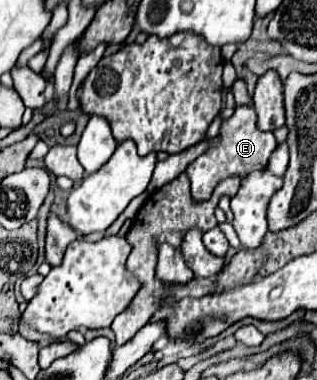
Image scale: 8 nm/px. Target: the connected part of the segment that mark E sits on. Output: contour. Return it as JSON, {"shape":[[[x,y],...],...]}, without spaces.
{"shape":[[[251,105],[235,107],[233,117],[223,121],[223,125],[221,125],[221,131],[219,131],[221,143],[211,147],[203,155],[199,155],[193,163],[187,165],[185,173],[191,179],[193,199],[197,199],[197,201],[209,199],[213,189],[217,187],[217,183],[221,183],[227,177],[247,177],[251,171],[267,167],[269,155],[275,151],[277,143],[275,143],[273,133],[259,131],[255,121],[257,121],[257,117],[255,117],[255,109]]]}

